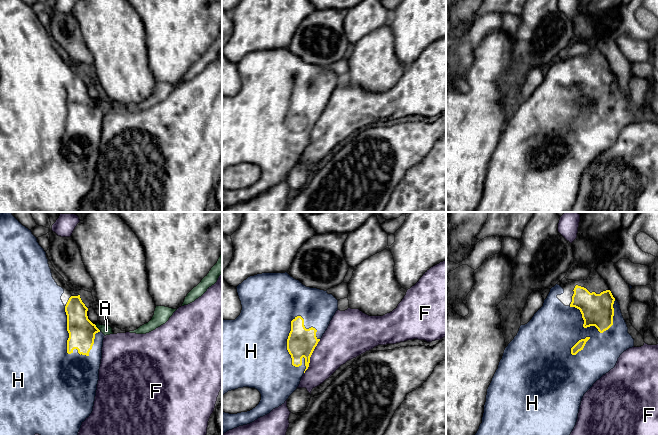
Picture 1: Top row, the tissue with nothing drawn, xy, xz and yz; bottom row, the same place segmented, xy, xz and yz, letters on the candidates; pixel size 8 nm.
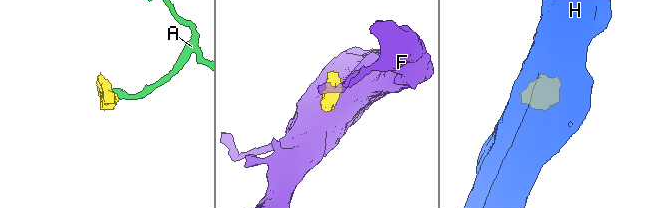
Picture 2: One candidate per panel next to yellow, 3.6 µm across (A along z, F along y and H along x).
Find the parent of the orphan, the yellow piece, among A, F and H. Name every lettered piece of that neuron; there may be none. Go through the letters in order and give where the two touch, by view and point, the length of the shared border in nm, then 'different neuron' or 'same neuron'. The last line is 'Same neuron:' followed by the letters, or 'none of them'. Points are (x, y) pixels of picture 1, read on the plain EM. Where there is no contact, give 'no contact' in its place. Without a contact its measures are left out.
A: xy (97, 104) | 60 nm | different neuron
F: xz (310, 132) | 300 nm | different neuron
H: xz (290, 130) | 460 nm | same neuron
Same neuron: H

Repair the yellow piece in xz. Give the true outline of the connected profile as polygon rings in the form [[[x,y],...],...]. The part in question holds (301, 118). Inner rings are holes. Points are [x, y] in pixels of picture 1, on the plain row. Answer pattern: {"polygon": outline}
{"polygon": [[[287,48],[285,49],[262,49],[248,53],[237,63],[237,69],[241,77],[242,86],[240,91],[235,96],[222,95],[222,172],[228,167],[238,164],[249,163],[257,165],[261,170],[259,180],[250,187],[241,188],[237,190],[229,190],[222,187],[222,211],[229,206],[239,202],[247,201],[260,193],[269,190],[273,185],[278,184],[289,174],[289,172],[297,165],[300,160],[304,148],[308,145],[310,133],[327,106],[330,97],[338,86],[338,76],[332,71],[328,70],[327,66],[320,66],[317,64],[310,64],[303,61],[299,56],[291,53]]]}

